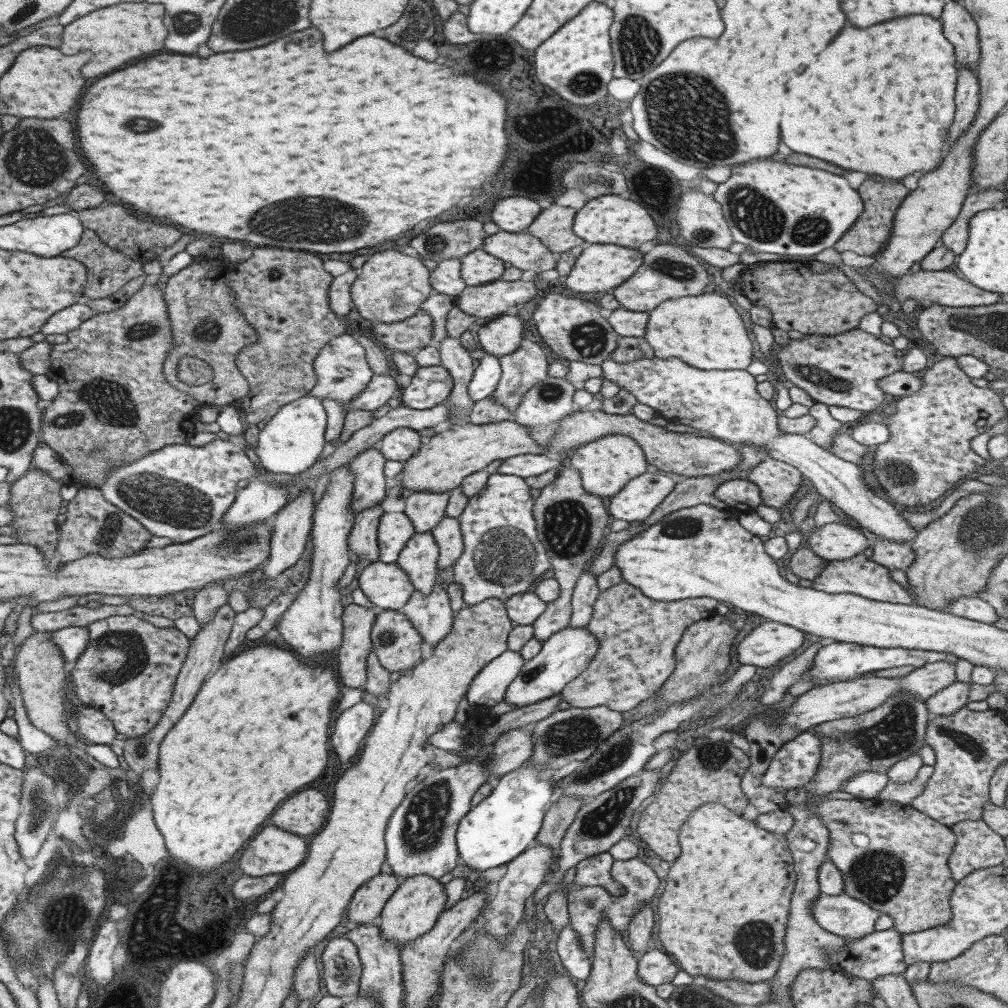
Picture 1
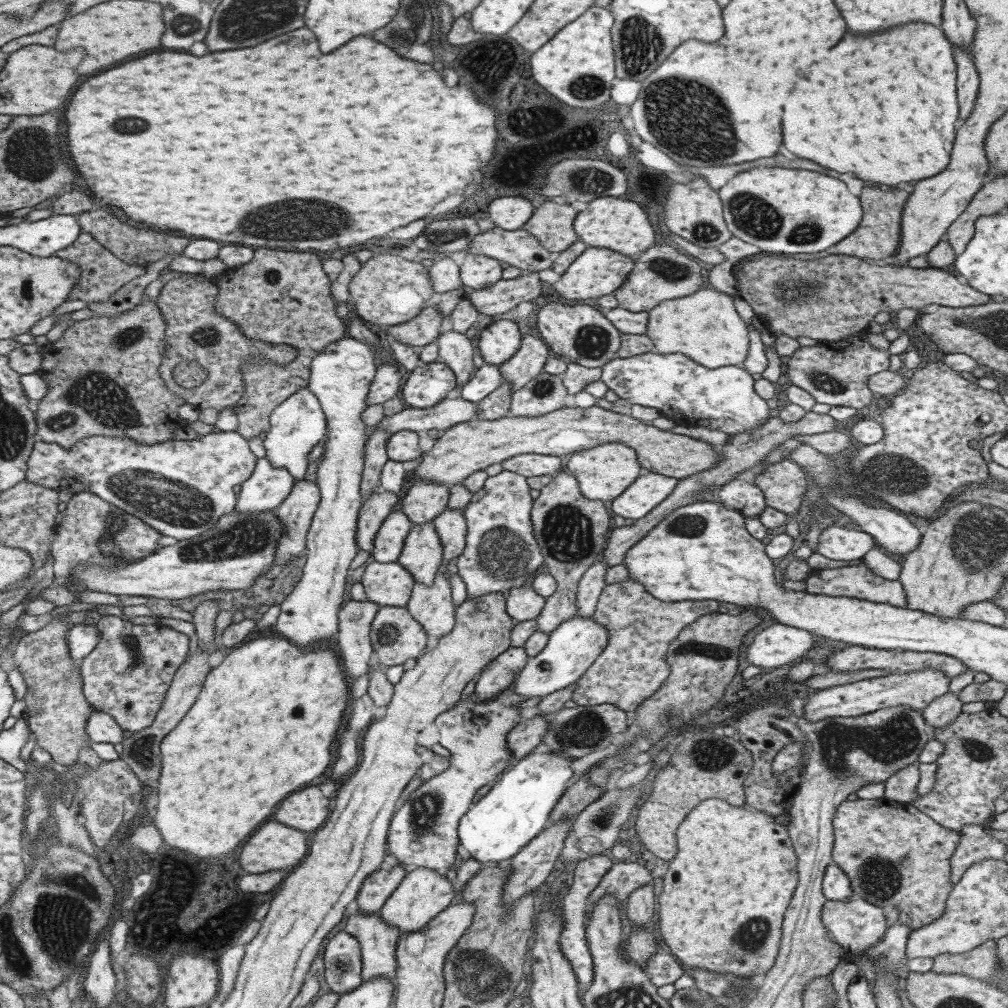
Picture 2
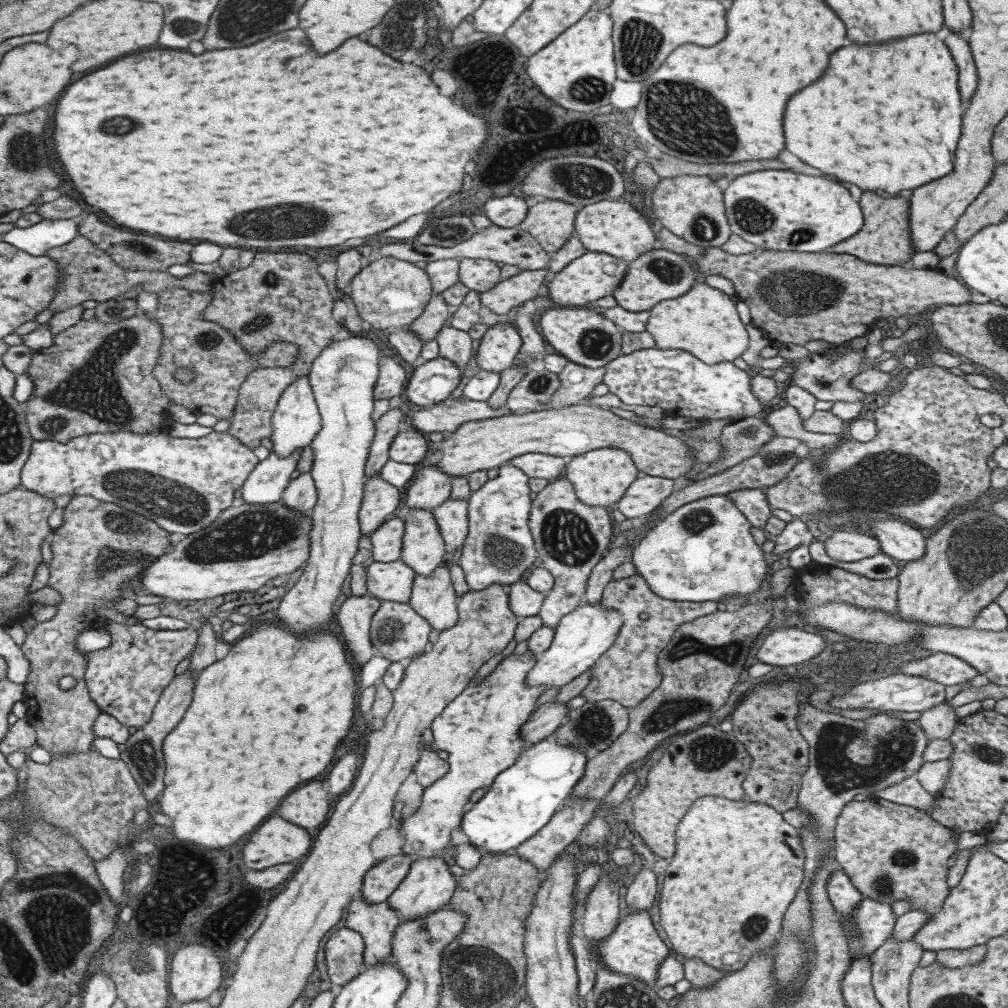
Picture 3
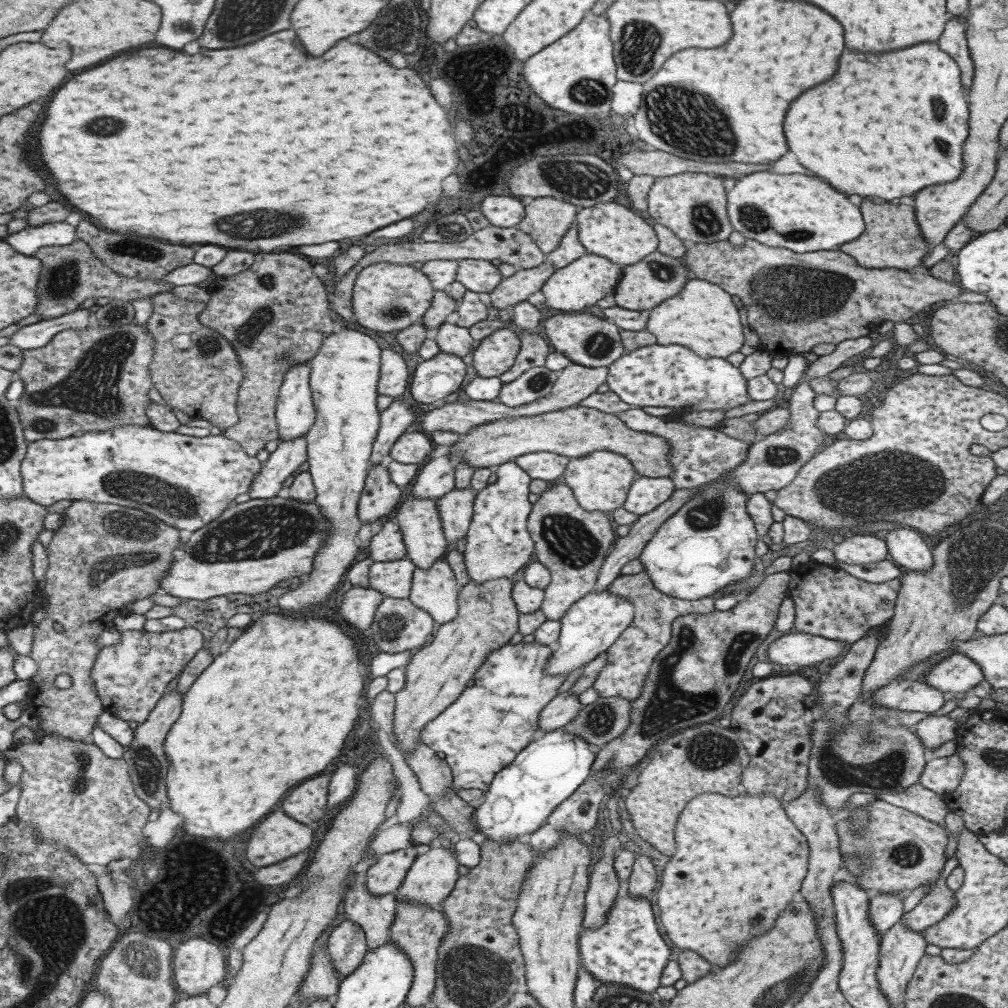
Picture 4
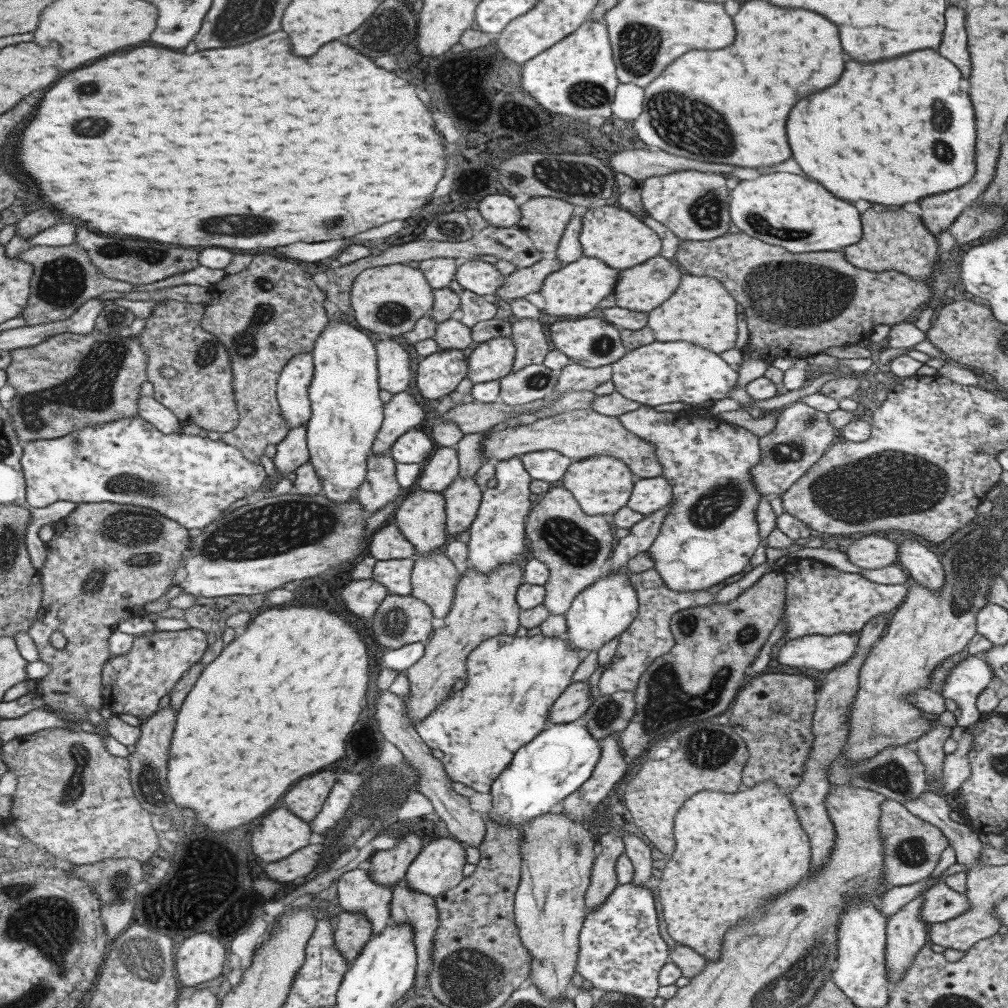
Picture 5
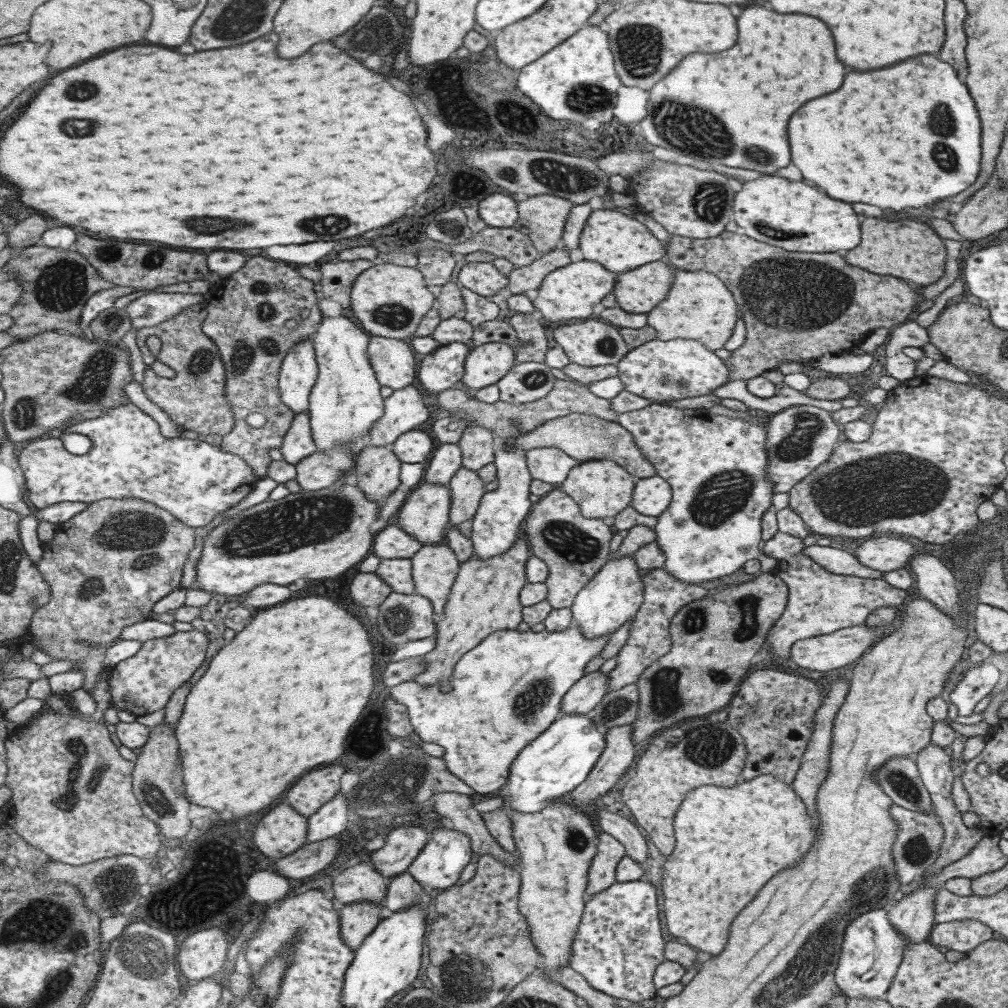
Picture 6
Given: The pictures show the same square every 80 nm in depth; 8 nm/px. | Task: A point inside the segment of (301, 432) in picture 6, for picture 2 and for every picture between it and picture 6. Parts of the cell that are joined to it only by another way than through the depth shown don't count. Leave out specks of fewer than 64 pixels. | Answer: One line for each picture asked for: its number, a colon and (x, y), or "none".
2: (267, 486)
3: (265, 484)
4: (289, 455)
5: (291, 452)

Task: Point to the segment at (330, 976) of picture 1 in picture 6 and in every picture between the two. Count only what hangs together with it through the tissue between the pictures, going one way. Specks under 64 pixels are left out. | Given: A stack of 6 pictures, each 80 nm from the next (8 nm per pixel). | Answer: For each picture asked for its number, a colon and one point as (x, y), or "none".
2: (341, 959)
3: (343, 950)
4: (346, 945)
5: (353, 929)
6: (356, 920)

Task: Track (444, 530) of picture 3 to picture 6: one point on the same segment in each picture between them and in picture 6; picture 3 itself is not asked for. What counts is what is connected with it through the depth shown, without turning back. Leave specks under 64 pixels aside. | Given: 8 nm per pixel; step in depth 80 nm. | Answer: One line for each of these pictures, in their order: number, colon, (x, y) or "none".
4: (455, 508)
5: (461, 498)
6: (465, 487)

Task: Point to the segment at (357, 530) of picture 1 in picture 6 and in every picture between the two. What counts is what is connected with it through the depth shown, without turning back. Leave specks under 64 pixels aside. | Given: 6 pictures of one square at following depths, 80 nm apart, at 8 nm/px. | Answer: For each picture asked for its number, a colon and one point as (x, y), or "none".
2: (372, 512)
3: (379, 499)
4: (378, 497)
5: (379, 488)
6: (377, 471)

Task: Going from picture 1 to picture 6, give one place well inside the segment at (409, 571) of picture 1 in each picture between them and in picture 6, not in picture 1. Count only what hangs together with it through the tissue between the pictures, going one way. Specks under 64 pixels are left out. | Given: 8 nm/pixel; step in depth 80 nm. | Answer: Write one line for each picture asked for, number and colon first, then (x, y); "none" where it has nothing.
2: (421, 554)
3: (422, 548)
4: (418, 521)
5: (420, 519)
6: (423, 516)

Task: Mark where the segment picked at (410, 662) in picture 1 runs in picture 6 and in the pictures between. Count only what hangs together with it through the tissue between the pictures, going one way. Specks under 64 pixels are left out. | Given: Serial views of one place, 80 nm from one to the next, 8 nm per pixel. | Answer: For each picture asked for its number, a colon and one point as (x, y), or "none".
2: (395, 637)
3: (396, 630)
4: (398, 625)
5: (398, 620)
6: (401, 618)

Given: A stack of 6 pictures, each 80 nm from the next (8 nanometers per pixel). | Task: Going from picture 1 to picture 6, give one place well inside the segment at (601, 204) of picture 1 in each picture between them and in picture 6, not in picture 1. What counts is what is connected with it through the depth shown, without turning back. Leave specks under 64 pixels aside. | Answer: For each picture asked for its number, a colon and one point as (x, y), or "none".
2: (611, 222)
3: (616, 228)
4: (612, 231)
5: (619, 239)
6: (618, 242)

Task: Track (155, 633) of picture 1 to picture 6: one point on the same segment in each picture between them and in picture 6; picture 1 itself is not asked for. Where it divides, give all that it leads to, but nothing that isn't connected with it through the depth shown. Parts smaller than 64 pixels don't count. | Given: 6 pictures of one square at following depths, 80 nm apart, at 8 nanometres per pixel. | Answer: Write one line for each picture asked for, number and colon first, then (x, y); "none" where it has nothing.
2: (126, 675)
3: (125, 678)
4: (129, 677)
5: (133, 683)
6: (142, 683)

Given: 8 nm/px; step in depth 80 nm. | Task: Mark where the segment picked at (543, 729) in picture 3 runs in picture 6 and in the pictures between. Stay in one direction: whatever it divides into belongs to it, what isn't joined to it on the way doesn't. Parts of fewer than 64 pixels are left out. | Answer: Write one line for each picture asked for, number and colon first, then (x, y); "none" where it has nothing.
4: (561, 709)
5: (572, 703)
6: (585, 693)

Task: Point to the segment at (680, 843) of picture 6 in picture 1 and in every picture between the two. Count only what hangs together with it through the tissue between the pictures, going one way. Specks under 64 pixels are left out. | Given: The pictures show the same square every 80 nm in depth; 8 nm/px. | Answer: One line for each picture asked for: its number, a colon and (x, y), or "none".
1: (714, 887)
2: (722, 899)
3: (737, 865)
4: (738, 861)
5: (731, 851)

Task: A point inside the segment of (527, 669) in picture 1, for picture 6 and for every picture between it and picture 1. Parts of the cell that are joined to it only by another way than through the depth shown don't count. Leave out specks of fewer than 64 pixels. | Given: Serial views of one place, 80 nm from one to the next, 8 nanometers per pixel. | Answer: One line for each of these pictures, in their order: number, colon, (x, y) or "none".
2: (575, 644)
3: (582, 636)
4: (589, 626)
5: (605, 609)
6: (611, 597)

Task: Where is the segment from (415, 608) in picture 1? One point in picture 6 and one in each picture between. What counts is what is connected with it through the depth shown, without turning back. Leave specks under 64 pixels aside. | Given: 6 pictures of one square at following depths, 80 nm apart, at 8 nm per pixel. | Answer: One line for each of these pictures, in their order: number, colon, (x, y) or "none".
2: (431, 607)
3: (432, 597)
4: (434, 590)
5: (432, 579)
6: (434, 567)

